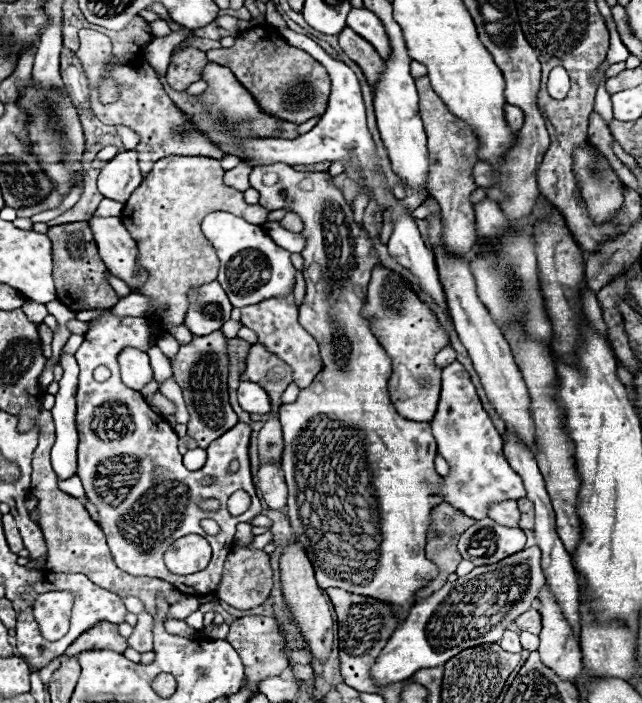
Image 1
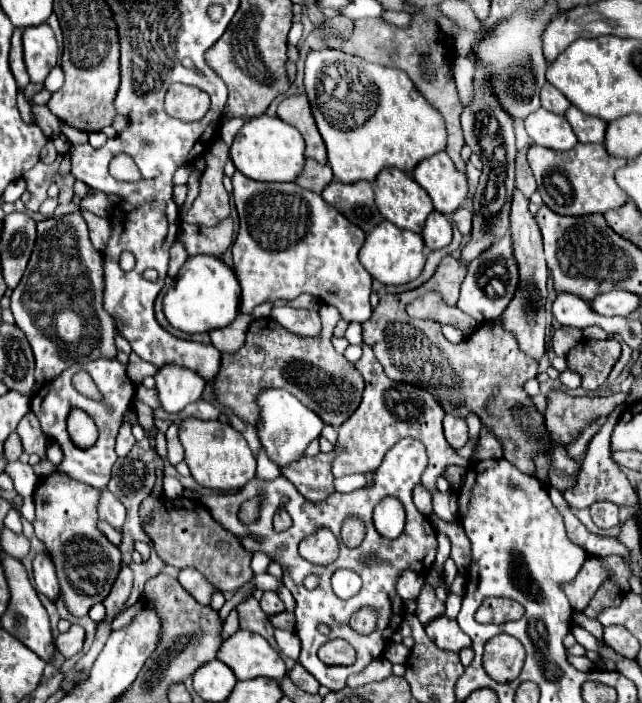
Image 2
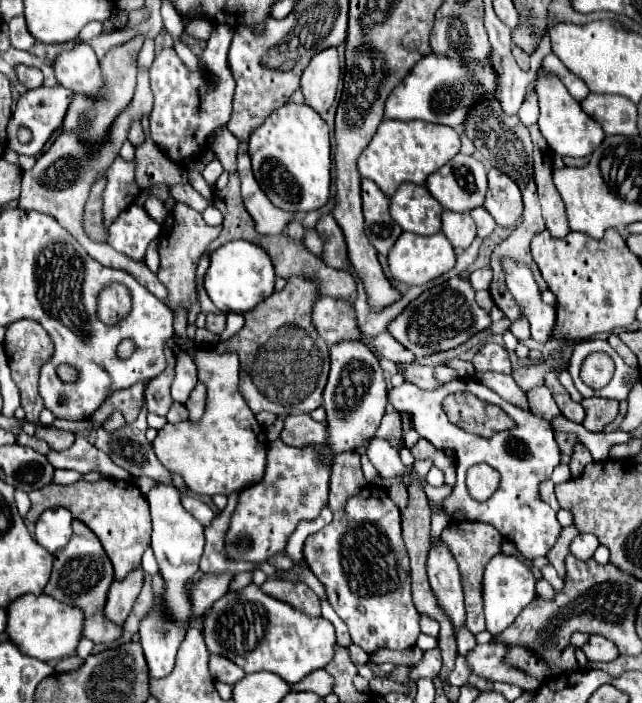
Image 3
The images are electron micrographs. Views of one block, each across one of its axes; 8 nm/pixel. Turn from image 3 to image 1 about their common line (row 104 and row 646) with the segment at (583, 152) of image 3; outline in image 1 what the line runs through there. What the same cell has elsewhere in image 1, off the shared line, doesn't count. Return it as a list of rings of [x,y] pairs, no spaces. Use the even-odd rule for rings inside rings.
[[[548,584],[540,588],[540,616],[542,616],[542,632],[539,633],[538,652],[542,662],[552,668],[562,680],[578,686],[582,678],[582,650],[580,644],[570,632],[570,624],[562,616],[556,600],[550,596]]]

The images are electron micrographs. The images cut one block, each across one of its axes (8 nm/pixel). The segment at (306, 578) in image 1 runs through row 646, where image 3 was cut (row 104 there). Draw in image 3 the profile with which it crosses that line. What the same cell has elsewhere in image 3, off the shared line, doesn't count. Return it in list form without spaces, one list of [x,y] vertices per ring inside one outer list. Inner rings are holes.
[[[336,48],[322,50],[308,62],[302,74],[302,92],[306,104],[314,108],[318,114],[326,114],[334,102],[338,82],[340,82],[338,50]]]

